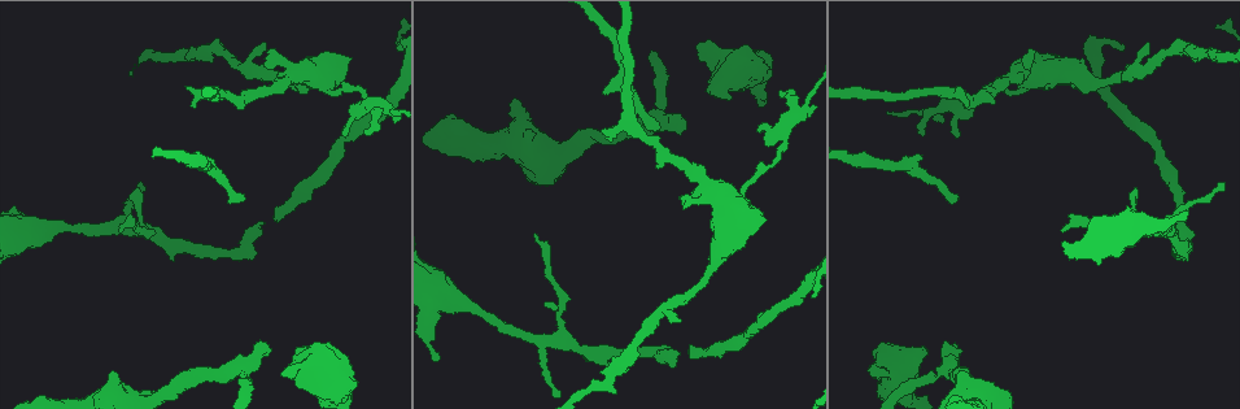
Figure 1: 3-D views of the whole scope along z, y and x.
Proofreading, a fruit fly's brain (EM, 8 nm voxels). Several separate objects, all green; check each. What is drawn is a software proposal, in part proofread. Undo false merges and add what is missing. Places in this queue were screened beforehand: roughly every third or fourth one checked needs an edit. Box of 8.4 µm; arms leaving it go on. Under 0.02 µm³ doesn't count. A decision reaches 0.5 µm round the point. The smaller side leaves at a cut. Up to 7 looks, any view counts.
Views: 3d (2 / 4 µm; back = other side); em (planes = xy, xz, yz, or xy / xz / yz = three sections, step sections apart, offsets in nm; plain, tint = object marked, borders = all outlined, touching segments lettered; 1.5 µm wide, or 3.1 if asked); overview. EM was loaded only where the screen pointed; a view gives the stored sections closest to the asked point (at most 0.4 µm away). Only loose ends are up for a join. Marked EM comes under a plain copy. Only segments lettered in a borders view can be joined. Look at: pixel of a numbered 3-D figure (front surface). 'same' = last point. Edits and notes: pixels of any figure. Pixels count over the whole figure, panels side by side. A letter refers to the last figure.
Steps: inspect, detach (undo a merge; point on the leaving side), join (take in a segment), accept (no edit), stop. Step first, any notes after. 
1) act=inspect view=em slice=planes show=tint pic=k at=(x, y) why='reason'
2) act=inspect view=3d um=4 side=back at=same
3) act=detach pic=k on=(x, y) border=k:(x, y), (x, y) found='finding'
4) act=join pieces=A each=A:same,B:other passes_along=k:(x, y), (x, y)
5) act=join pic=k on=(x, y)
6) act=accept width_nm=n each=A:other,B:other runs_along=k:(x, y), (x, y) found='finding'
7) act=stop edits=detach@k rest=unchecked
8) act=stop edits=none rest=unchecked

act=inspect view=3d um=4 pic=1 at=(283, 372)

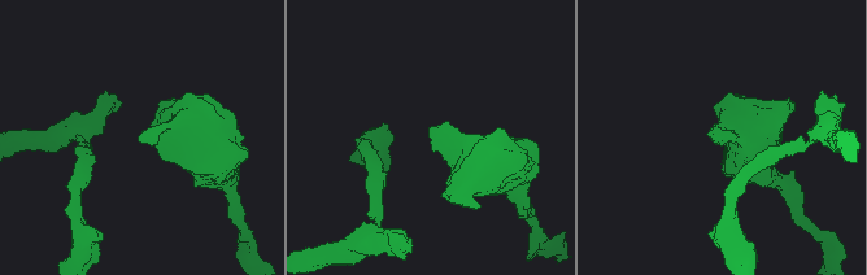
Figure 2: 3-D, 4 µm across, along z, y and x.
act=inspect view=em slice=planes show=borders pic=2 at=(140, 141) why='need the tissue'

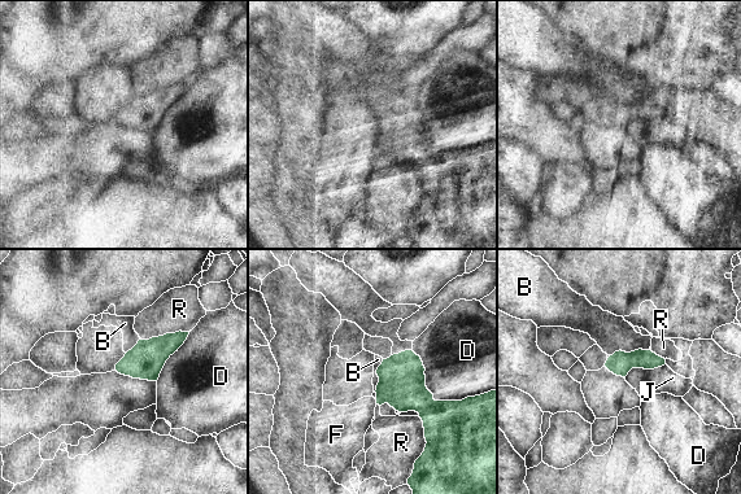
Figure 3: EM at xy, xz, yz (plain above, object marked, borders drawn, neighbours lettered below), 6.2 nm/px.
act=accept each=B:other,D:other,F:other,J:other,R:other border=3:(383, 359), (376, 370), (375, 398) found='none of them fits'

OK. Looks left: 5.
act=inspect view=3d um=2 pic=1 at=(762, 131) why='free end'

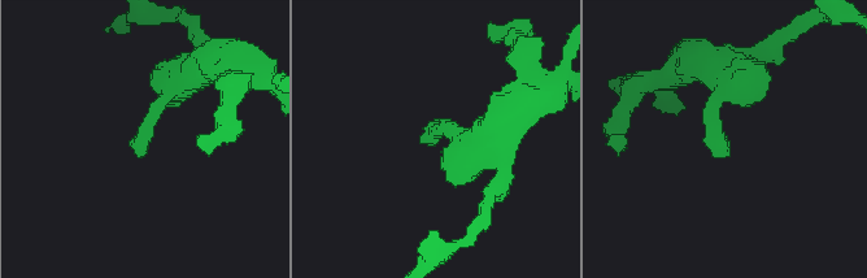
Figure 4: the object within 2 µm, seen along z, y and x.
act=inspect view=em slice=xz step=8 show=borders pic=4 at=(142, 157) why='need the tissue'

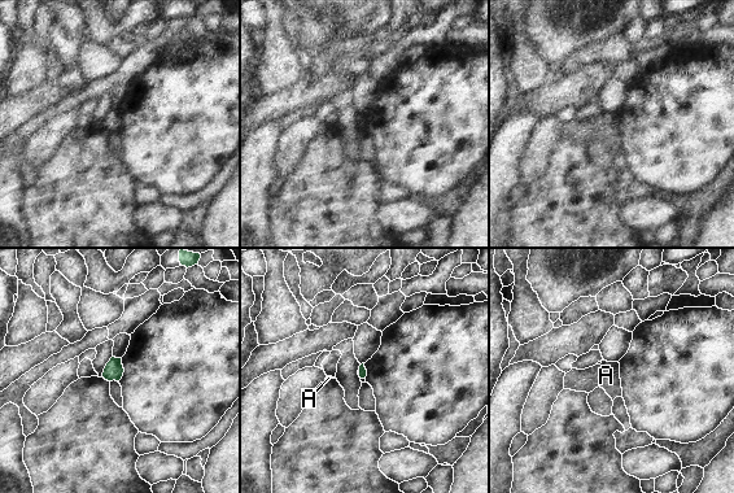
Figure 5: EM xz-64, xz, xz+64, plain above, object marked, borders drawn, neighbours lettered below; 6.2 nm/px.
act=inspect view=em slice=xy step=4 show=borders at=same

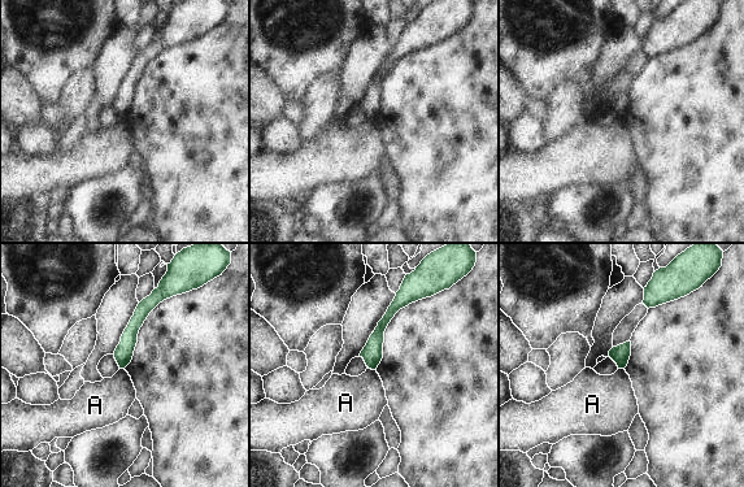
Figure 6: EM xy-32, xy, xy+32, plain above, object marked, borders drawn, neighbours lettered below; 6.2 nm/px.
act=accept width_nm=120 each=A:other border=6:(368, 366), (374, 370) found='none of them fits'

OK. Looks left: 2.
act=stop edits=none rest=unchecked

